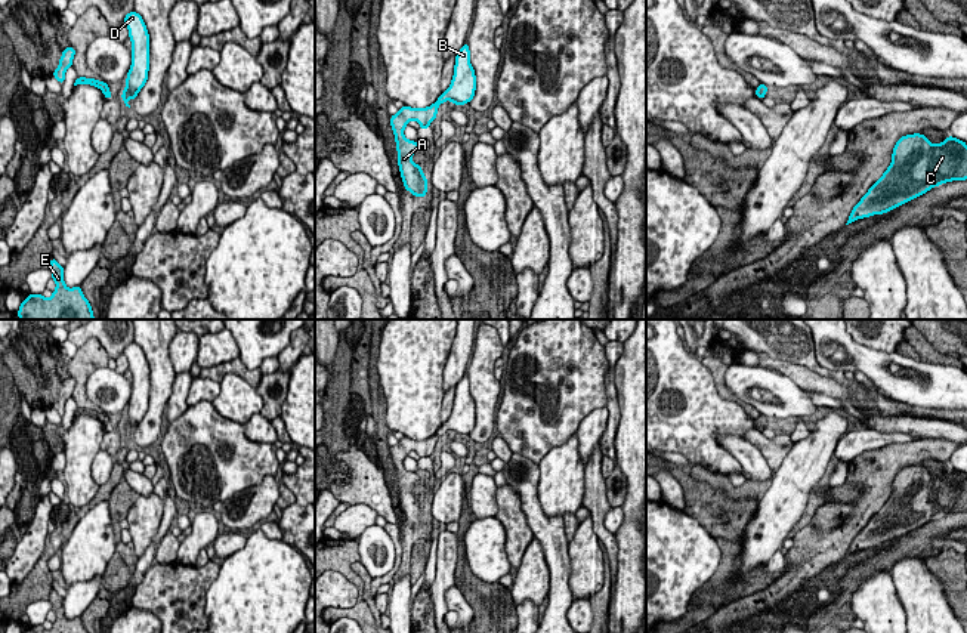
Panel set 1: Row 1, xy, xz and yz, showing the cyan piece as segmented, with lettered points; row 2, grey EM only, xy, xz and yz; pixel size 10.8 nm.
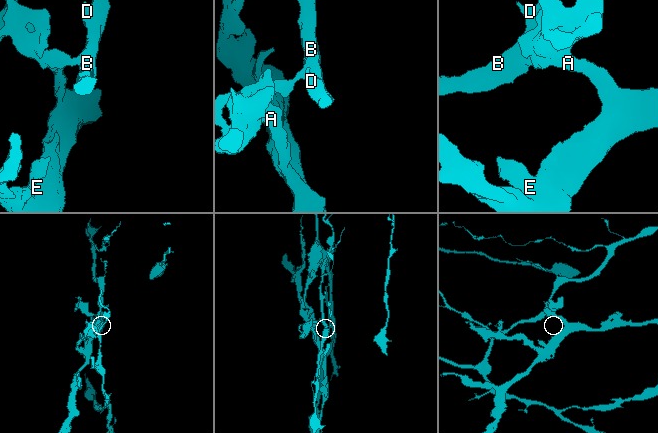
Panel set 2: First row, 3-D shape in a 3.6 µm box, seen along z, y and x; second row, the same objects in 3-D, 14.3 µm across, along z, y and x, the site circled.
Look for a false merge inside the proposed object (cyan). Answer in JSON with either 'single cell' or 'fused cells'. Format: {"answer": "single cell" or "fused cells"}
{"answer": "fused cells"}

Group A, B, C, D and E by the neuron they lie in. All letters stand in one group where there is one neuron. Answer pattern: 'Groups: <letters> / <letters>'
Groups: A C E / B D

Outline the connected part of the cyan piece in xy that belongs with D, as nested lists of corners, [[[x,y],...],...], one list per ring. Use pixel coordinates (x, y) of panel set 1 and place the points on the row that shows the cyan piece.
[[[132,10],[123,21],[129,30],[129,38],[132,40],[132,65],[126,78],[126,89],[121,93],[121,99],[126,106],[130,108],[127,101],[136,99],[140,89],[148,80],[149,71],[149,34],[146,25],[139,13]]]

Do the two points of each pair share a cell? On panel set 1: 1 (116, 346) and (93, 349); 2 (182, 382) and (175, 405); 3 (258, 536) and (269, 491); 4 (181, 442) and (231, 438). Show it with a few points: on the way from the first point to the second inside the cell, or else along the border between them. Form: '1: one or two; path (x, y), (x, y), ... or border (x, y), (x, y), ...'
1: two; border (79, 346), (95, 337), (110, 357)
2: one; path (181, 388), (178, 400)
3: two; border (256, 525), (247, 533)
4: one; path (192, 442), (219, 442)

